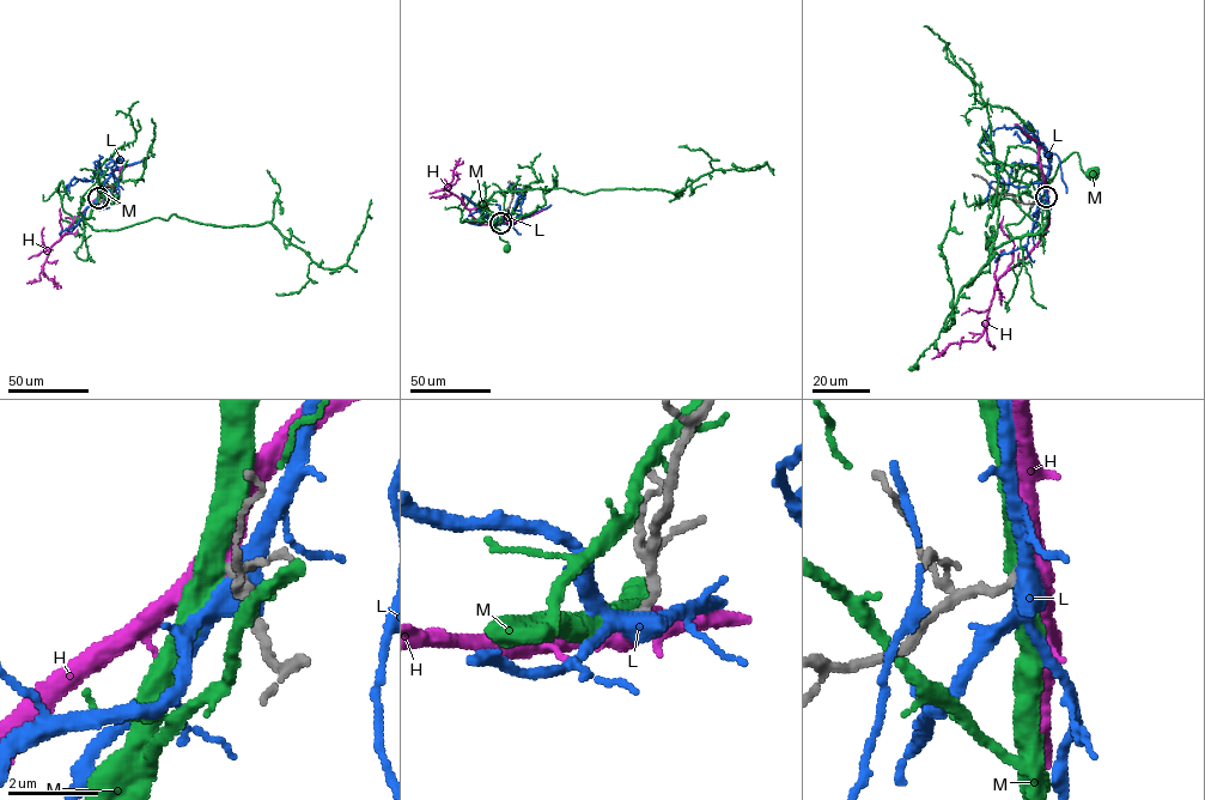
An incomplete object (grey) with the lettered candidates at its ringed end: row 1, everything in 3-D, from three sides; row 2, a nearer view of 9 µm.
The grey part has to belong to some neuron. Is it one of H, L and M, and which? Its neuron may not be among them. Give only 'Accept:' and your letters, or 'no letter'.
Accept: H

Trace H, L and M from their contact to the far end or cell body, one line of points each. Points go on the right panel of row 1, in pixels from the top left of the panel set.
H: (1046, 197), (1048, 225), (1027, 255), (996, 283), (983, 333), (975, 340), (953, 343), (931, 358)
L: (1046, 198), (1045, 180), (1026, 187), (1000, 182), (991, 153), (978, 144), (985, 139), (984, 132), (991, 149)
M: (1046, 197), (1038, 234), (991, 255), (985, 232), (994, 231), (993, 249), (951, 323), (941, 246), (954, 200)

